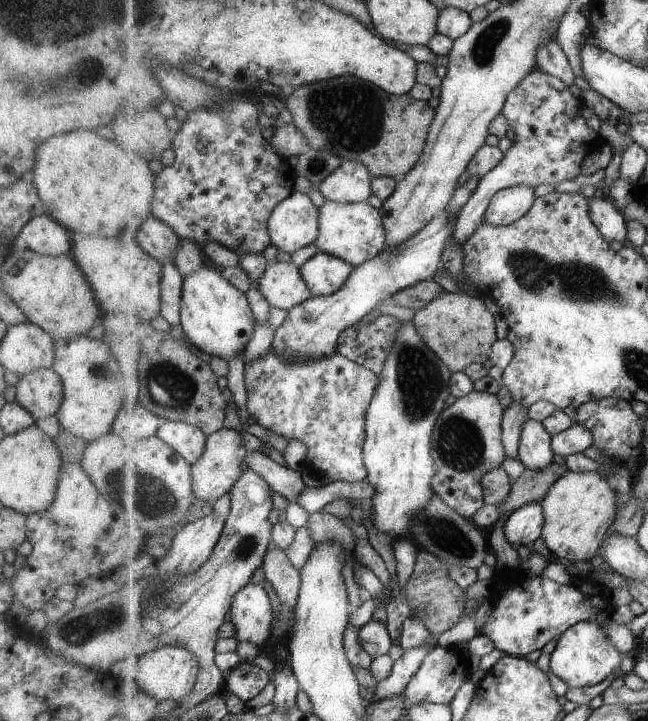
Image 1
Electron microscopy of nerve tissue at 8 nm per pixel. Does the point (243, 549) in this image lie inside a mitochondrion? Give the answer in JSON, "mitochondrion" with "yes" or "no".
{"mitochondrion":"yes"}

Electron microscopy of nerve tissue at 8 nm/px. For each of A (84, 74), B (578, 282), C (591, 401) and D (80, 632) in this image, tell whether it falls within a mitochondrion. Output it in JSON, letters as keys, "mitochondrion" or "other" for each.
{"A":"mitochondrion","B":"mitochondrion","C":"other","D":"mitochondrion"}

